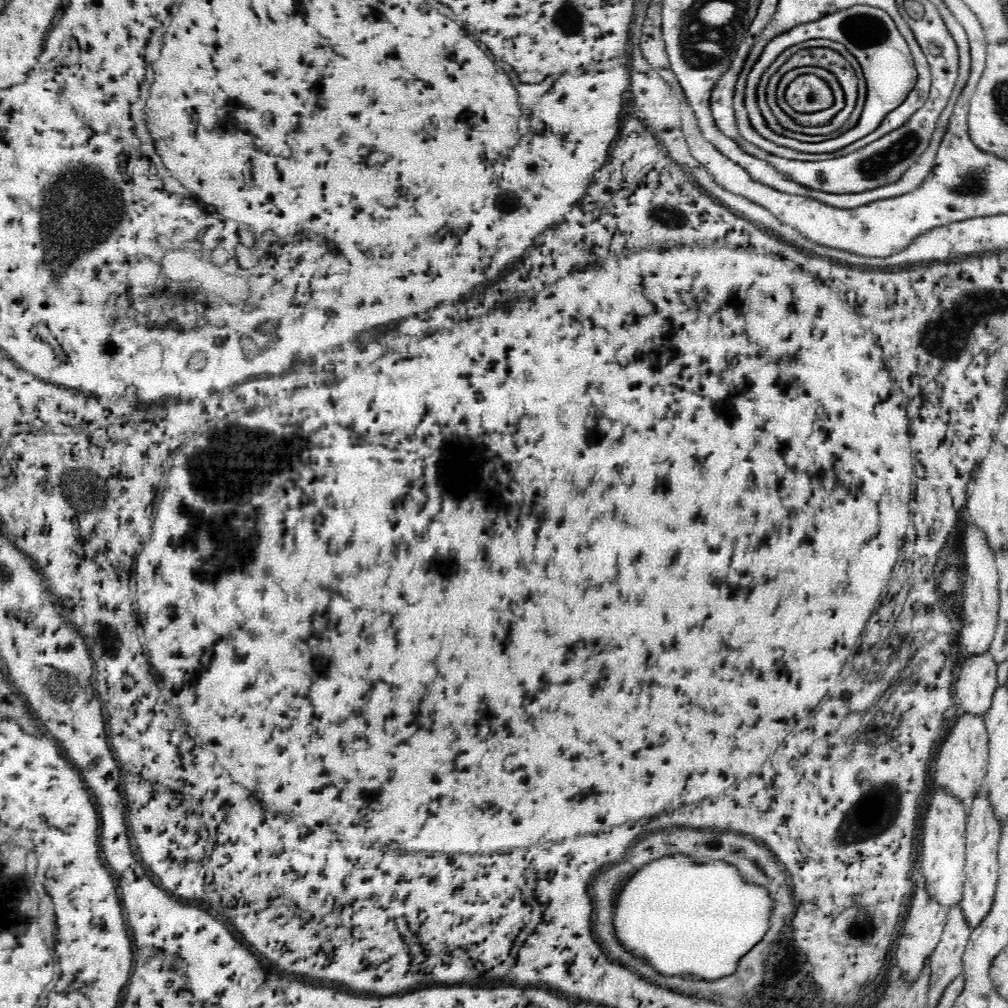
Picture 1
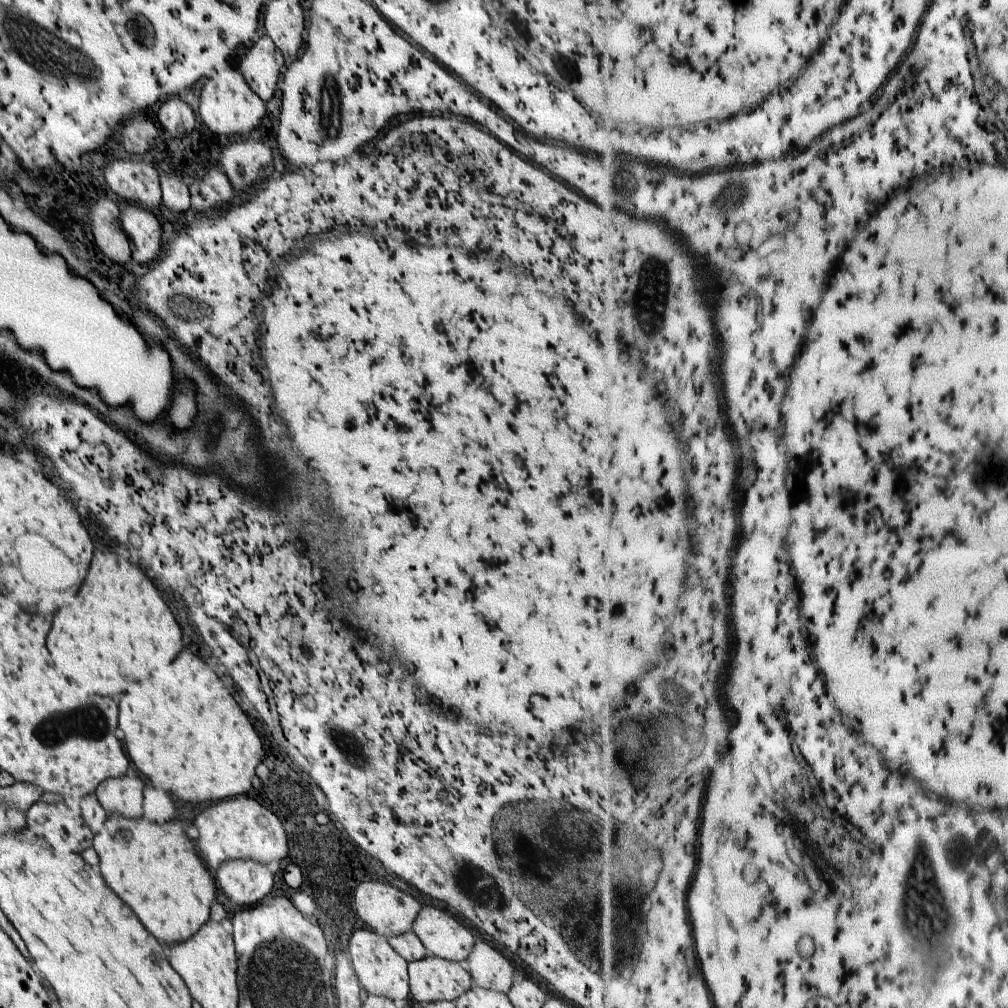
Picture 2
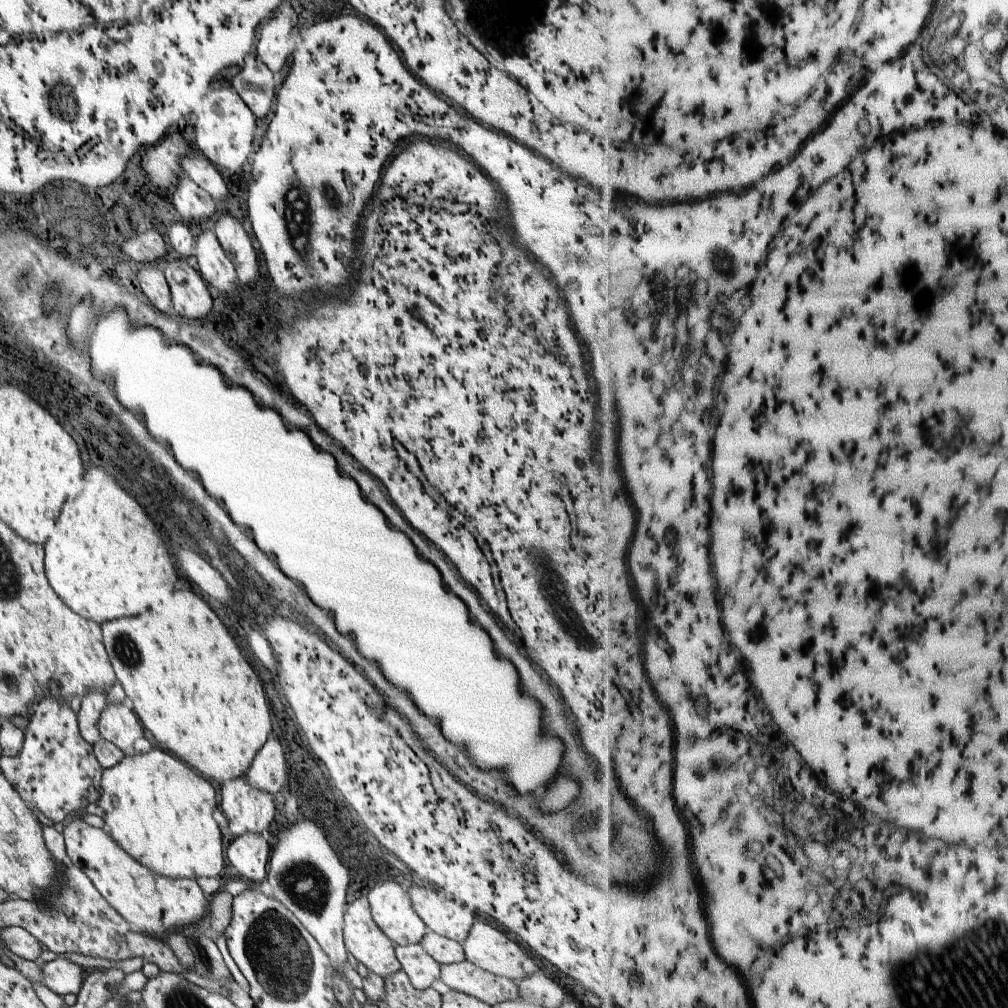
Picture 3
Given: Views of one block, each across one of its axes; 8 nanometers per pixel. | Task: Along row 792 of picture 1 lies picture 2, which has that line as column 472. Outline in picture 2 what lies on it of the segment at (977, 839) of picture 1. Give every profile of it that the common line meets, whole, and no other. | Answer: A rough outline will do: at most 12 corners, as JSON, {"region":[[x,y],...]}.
{"region":[[428,954],[408,964],[421,1005],[474,987],[463,963]]}

